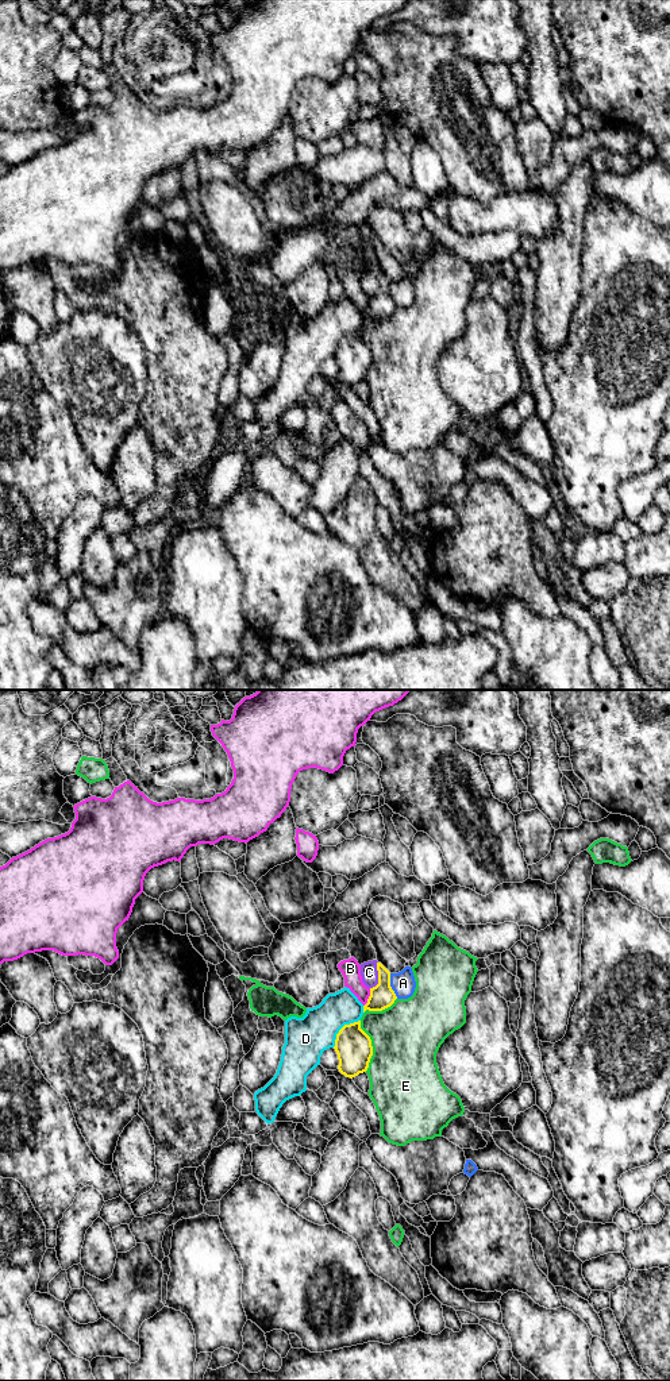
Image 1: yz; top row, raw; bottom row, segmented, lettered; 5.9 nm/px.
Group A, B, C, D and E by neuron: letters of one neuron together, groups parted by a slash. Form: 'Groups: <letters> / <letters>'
Groups: A / B / C / D / E

